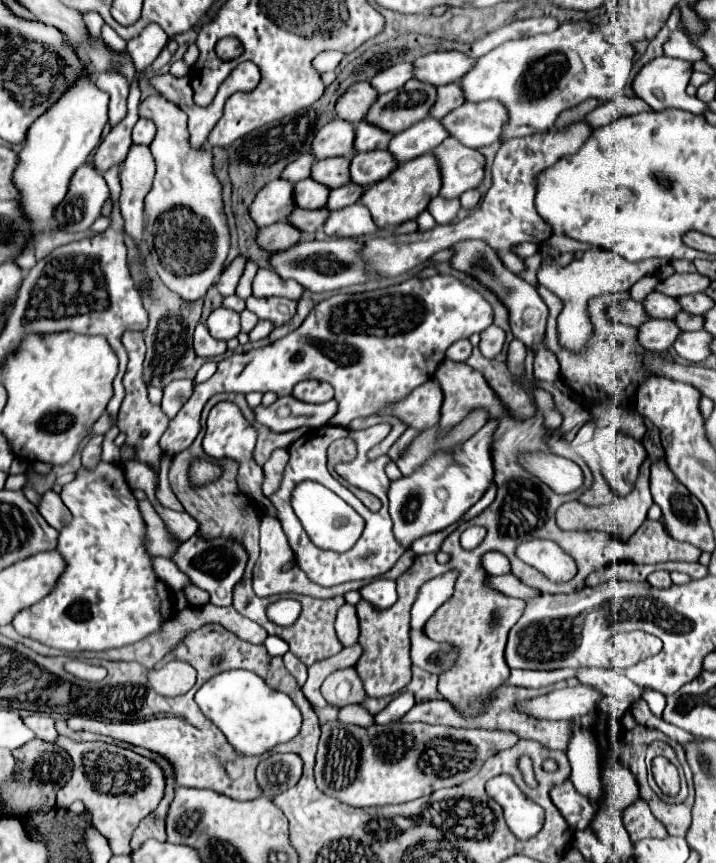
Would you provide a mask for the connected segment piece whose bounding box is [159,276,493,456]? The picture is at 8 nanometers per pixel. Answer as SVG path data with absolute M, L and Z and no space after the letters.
M431 276L425 280L411 278L397 286L389 286L383 290L361 292L361 294L335 294L323 300L315 310L307 316L307 320L289 336L251 352L231 354L219 362L217 372L203 384L193 388L191 398L179 410L179 414L169 422L167 432L161 436L161 448L167 456L189 448L197 438L201 426L199 416L205 402L219 392L275 392L277 396L289 396L293 386L301 380L321 380L329 382L335 388L335 400L339 402L339 412L331 420L335 426L349 426L355 418L365 418L377 414L377 410L389 402L397 402L405 398L413 388L425 384L433 378L435 368L443 362L447 348L469 334L483 332L493 322L493 310L489 302L465 286L453 276Z

